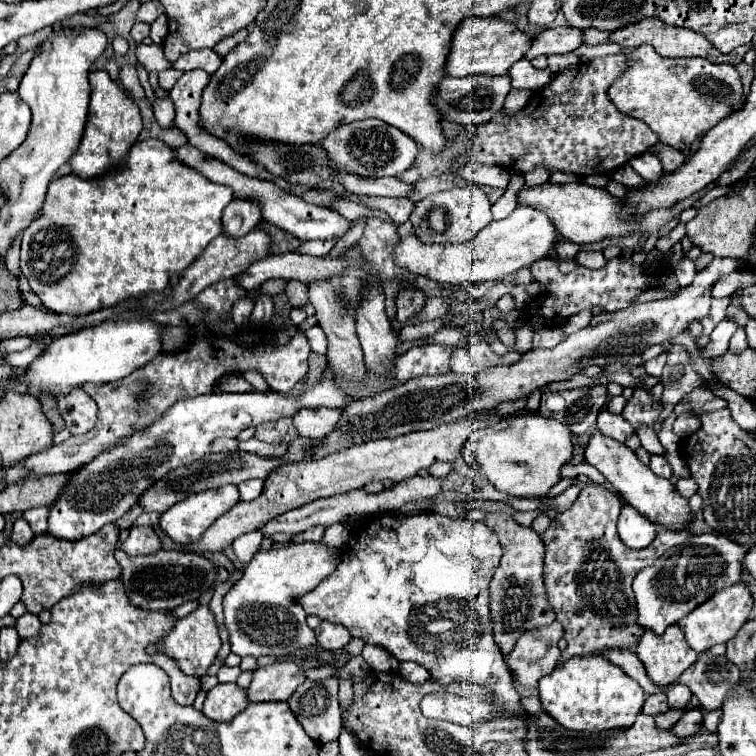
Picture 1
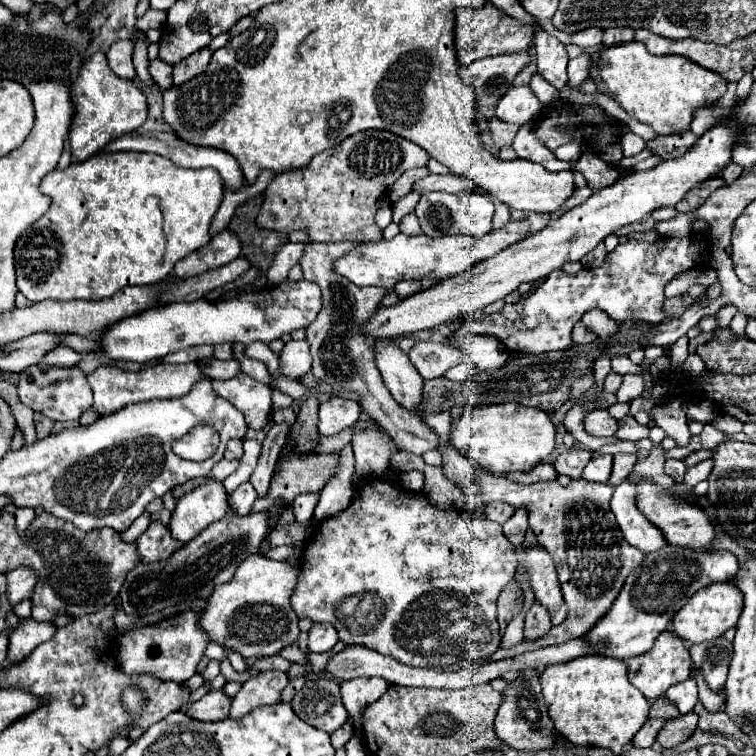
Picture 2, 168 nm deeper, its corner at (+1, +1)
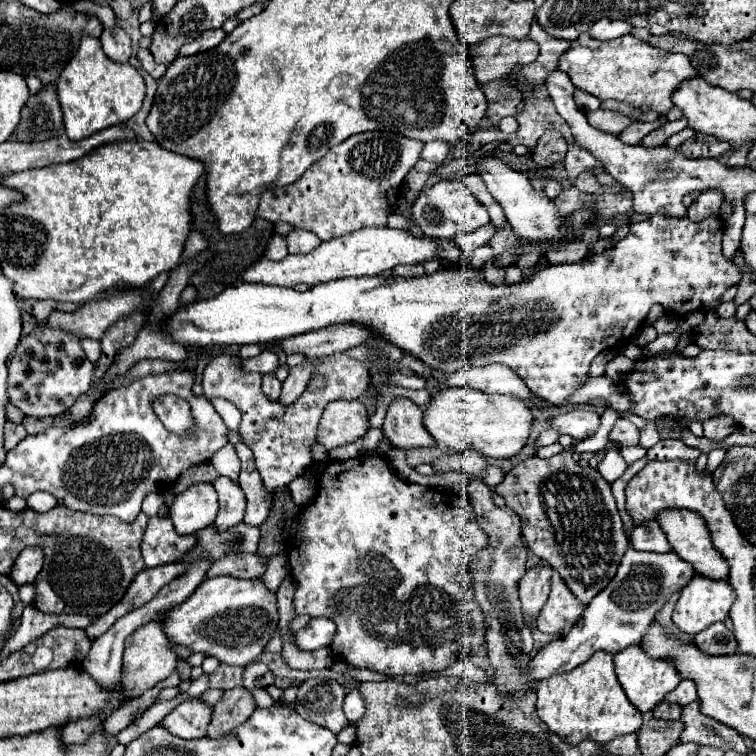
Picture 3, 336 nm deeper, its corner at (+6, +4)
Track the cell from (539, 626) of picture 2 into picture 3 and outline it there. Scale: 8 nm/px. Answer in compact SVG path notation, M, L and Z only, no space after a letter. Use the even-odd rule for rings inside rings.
M538 562L530 568L520 580L520 600L524 608L524 616L538 616L540 608L546 604L550 594L550 578L552 566Z

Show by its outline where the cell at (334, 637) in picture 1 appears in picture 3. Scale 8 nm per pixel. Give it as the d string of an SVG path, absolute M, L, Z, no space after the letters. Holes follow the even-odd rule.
M320 616L320 618L312 618L306 628L294 632L292 642L304 652L312 652L330 646L332 636L334 636L334 622L330 618Z

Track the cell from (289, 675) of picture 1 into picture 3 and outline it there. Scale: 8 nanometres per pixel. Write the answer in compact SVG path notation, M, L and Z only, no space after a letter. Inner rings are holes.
M246 688L226 690L218 704L212 708L212 722L208 726L206 738L222 738L234 728L244 724L256 710L252 692Z

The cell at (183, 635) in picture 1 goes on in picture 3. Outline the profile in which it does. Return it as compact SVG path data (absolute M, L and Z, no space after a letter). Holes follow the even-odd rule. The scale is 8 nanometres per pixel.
M148 622L142 628L138 628L136 632L132 632L132 636L128 636L126 640L126 648L124 648L124 684L128 684L128 688L132 688L136 692L136 698L150 690L152 686L156 686L160 680L168 678L172 672L176 670L176 654L170 648L170 640L164 636L162 626L158 622Z

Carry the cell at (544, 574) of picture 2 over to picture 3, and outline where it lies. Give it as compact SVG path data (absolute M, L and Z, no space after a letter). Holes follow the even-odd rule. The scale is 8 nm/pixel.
M554 570L550 596L548 596L544 608L542 608L540 616L538 616L538 622L536 622L536 624L538 624L538 630L544 632L544 634L568 634L568 632L572 630L572 626L578 622L578 618L582 616L584 608L586 608L586 606L570 592L570 588L564 584L564 580L560 580L560 576L558 576L556 570Z

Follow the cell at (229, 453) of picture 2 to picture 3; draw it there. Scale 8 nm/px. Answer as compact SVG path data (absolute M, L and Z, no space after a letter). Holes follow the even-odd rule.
M226 444L212 456L212 466L218 470L218 474L228 476L230 480L236 480L238 484L238 472L240 472L240 458L232 444Z

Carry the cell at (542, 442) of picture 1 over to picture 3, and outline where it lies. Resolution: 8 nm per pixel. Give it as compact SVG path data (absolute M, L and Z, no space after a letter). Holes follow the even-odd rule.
M440 388L422 414L422 424L440 444L458 452L476 450L488 458L512 458L528 442L532 412L526 402L504 394L484 394L474 388Z

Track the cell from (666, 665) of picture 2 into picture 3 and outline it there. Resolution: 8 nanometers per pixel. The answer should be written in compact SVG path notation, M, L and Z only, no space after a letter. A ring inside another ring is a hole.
M632 646L632 648L626 648L624 652L618 652L614 656L614 666L616 666L616 676L618 676L620 684L622 684L628 700L642 714L656 708L664 700L664 696L668 692L672 692L682 680L670 660L654 660L640 646Z

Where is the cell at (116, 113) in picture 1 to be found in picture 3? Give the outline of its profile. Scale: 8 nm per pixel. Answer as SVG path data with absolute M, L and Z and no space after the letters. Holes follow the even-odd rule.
M84 36L80 40L78 52L66 64L64 72L56 82L58 86L58 100L64 110L64 126L70 140L82 140L92 136L92 132L124 124L132 118L144 102L146 86L140 72L130 64L118 64L110 60L98 38Z

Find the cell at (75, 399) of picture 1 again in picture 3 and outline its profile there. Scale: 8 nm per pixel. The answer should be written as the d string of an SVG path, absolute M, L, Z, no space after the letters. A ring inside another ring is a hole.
M42 322L20 340L8 372L8 394L12 404L26 416L44 418L64 414L70 404L74 404L76 396L90 388L94 364L86 358L80 338L62 328L50 328L46 322Z

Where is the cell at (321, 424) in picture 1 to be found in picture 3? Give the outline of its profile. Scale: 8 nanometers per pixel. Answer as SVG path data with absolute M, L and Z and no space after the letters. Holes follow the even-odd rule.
M334 400L322 412L322 420L318 426L318 442L324 444L328 450L344 446L348 442L356 442L368 432L368 418L368 410L362 402Z

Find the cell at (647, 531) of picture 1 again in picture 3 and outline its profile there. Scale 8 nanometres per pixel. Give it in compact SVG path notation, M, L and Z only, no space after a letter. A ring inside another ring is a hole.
M658 522L634 526L630 542L636 550L642 550L642 552L670 552L672 550L672 546Z

